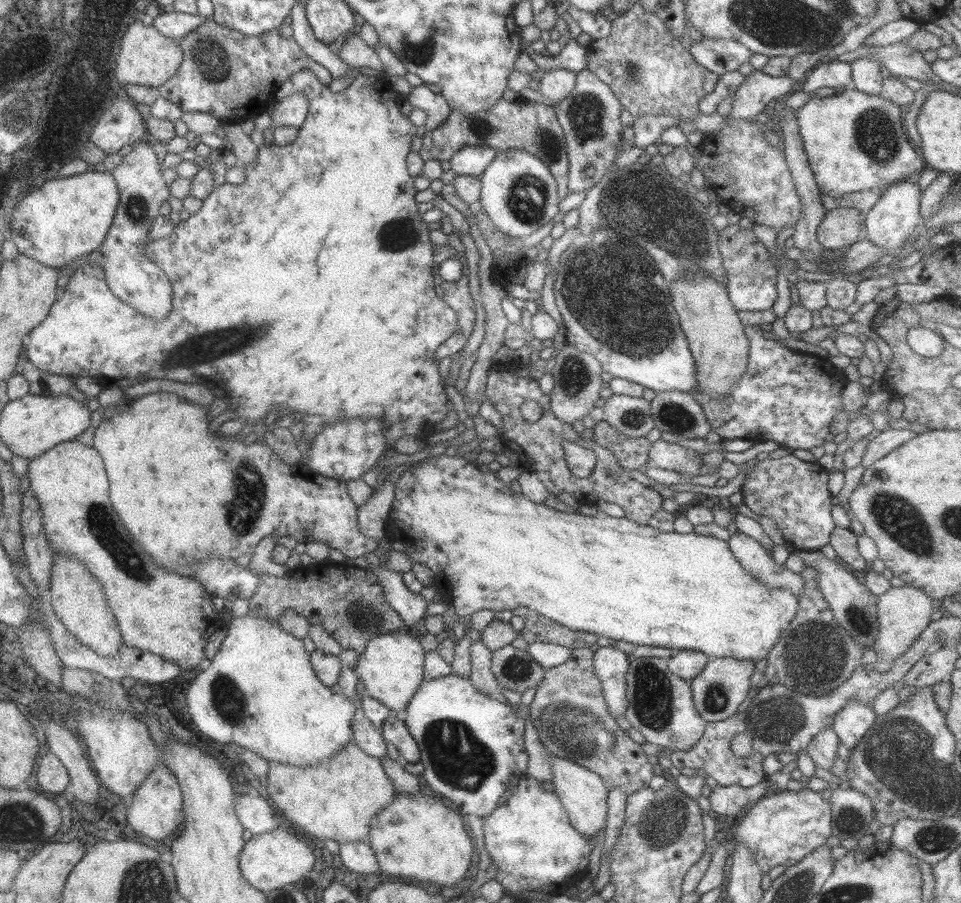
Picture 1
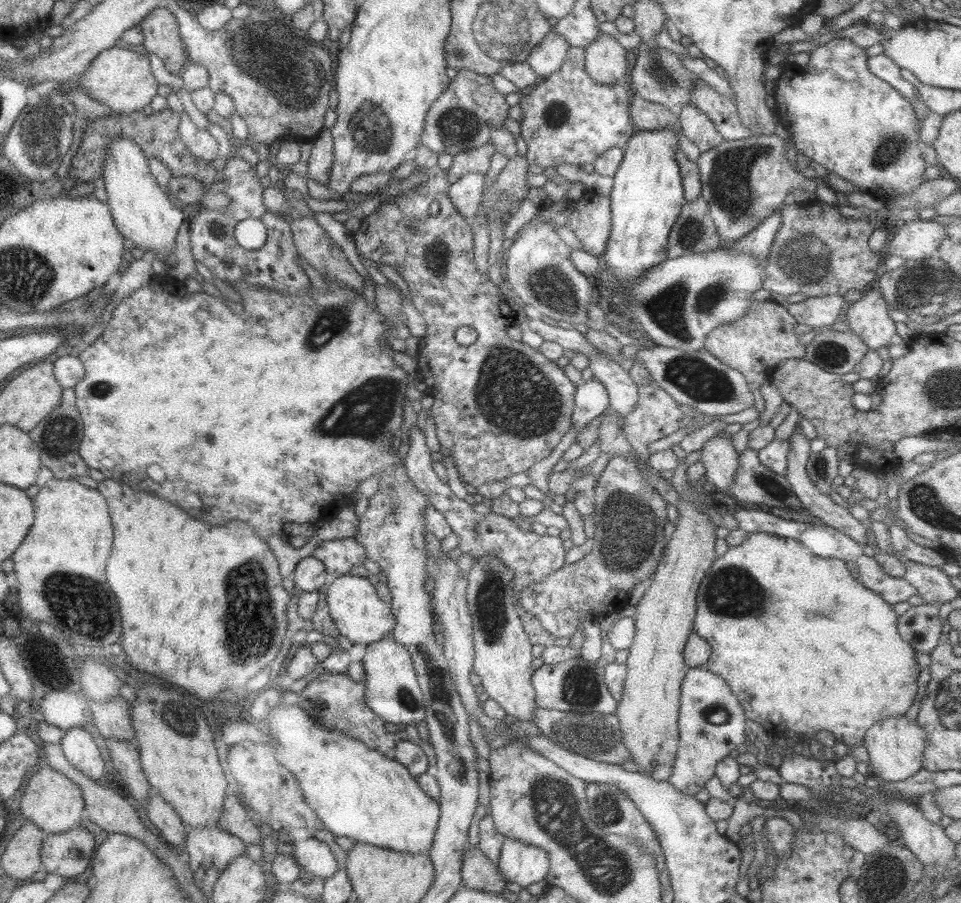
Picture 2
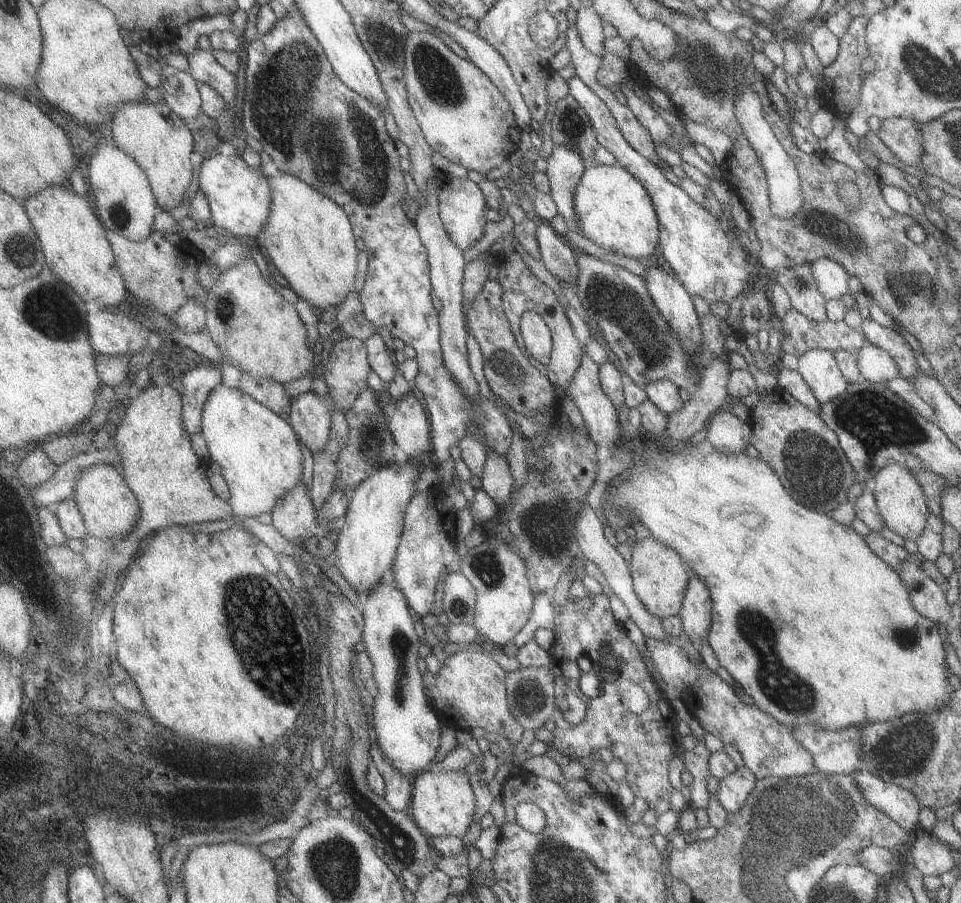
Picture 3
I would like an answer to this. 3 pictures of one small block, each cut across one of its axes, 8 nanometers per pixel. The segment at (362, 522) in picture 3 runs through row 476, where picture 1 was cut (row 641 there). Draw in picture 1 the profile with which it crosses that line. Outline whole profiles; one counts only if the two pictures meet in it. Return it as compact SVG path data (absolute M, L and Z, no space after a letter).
M392 631L386 634L377 634L365 644L364 650L359 653L355 671L360 682L364 684L365 694L370 695L374 700L387 706L392 713L406 710L406 705L416 690L419 689L422 681L425 680L423 673L423 662L425 650L420 645L420 641L411 635L410 631Z

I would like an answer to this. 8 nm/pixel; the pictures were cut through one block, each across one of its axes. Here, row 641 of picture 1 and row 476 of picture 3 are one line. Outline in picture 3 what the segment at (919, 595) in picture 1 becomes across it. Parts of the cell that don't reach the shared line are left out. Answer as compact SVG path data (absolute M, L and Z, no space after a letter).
M901 464L884 465L874 476L870 487L885 526L904 540L915 541L924 532L924 527L931 512L926 503L929 498L918 484L914 472Z

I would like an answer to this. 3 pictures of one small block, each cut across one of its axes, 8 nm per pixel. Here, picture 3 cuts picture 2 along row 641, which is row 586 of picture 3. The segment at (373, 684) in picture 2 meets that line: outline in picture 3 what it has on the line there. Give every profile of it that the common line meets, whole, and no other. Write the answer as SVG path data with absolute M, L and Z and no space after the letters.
M390 576L368 592L366 603L361 608L364 621L361 640L372 662L378 688L378 696L373 697L372 703L376 744L382 750L382 756L396 770L410 777L432 765L440 746L441 733L440 717L428 705L423 677L417 665L420 638L414 630L410 606Z

